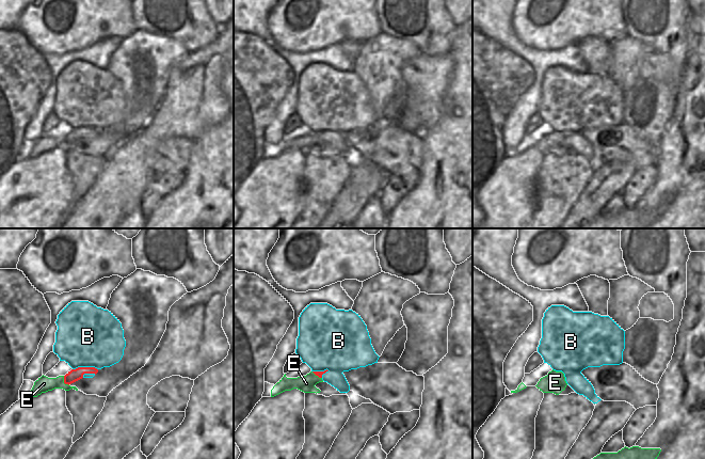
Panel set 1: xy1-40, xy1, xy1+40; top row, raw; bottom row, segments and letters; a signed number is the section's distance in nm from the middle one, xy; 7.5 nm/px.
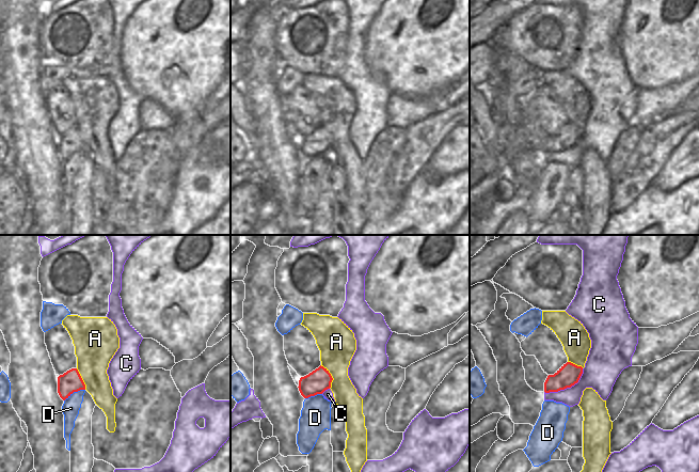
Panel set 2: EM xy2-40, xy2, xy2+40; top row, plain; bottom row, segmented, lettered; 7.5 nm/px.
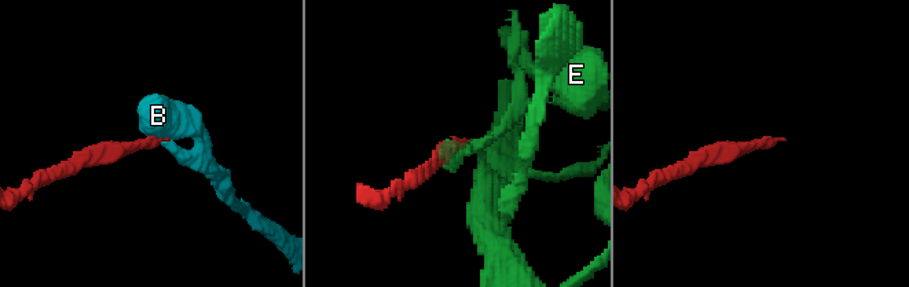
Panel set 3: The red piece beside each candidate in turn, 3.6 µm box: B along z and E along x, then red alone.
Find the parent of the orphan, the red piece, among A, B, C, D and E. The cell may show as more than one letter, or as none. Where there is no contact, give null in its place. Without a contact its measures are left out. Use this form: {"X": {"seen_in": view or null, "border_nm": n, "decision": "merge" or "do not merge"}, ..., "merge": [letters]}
{"A": {"seen_in": "xy2", "border_nm": 190, "decision": "do not merge"}, "B": {"seen_in": "xy1-40", "border_nm": 190, "decision": "merge"}, "C": {"seen_in": "xy2+40", "border_nm": 340, "decision": "do not merge"}, "D": {"seen_in": "xy2-40", "border_nm": 180, "decision": "do not merge"}, "E": {"seen_in": "xy1-40", "border_nm": 90, "decision": "do not merge"}, "merge": ["B"]}

